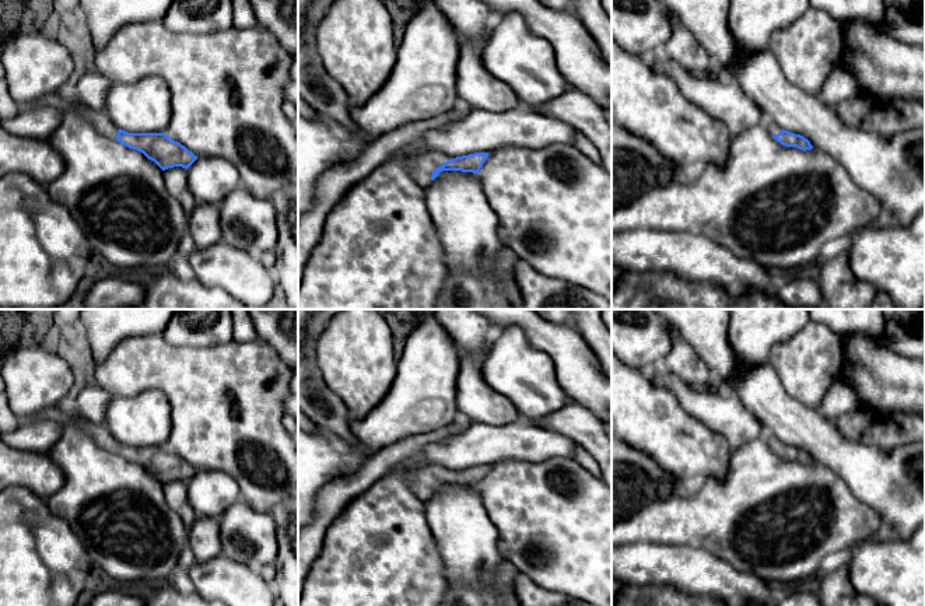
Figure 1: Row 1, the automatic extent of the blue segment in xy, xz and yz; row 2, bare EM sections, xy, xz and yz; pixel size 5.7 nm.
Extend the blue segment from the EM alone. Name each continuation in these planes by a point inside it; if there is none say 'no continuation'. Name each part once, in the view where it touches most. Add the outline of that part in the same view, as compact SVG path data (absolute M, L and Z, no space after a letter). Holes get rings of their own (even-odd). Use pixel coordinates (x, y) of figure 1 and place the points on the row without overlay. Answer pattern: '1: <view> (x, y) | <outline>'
1: xz (420, 482) | M432 465L423 469L418 469L414 473L410 473L407 476L409 486L411 491L423 501L427 502L427 500L431 497L431 488L432 486L444 479L446 474L452 474L452 470L448 470L442 466Z

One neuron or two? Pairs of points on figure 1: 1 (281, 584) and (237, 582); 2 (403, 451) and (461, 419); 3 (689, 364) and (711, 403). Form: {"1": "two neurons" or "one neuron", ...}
{"1": "two neurons", "2": "one neuron", "3": "two neurons"}

